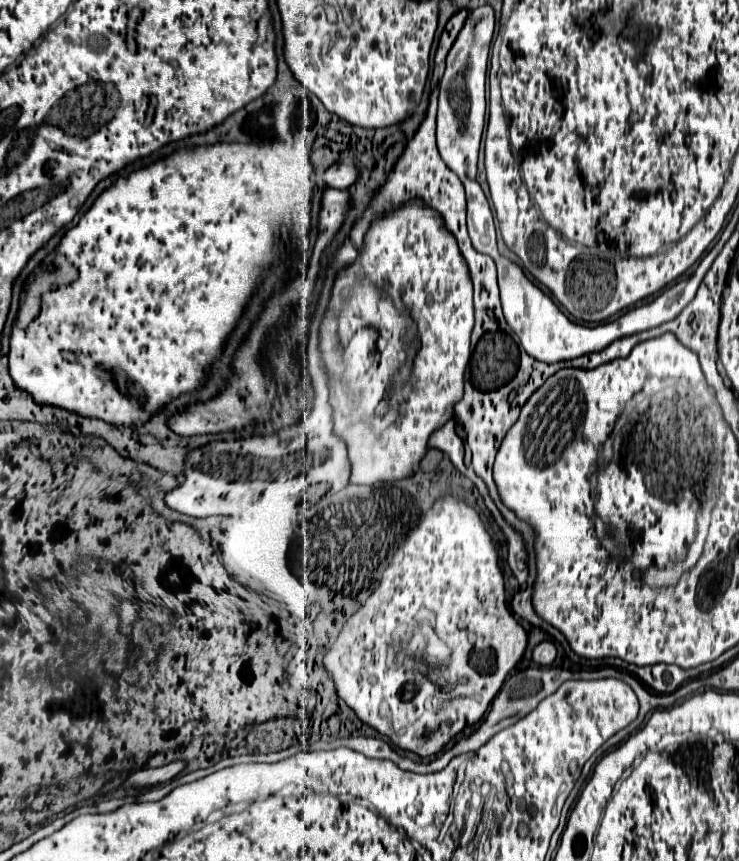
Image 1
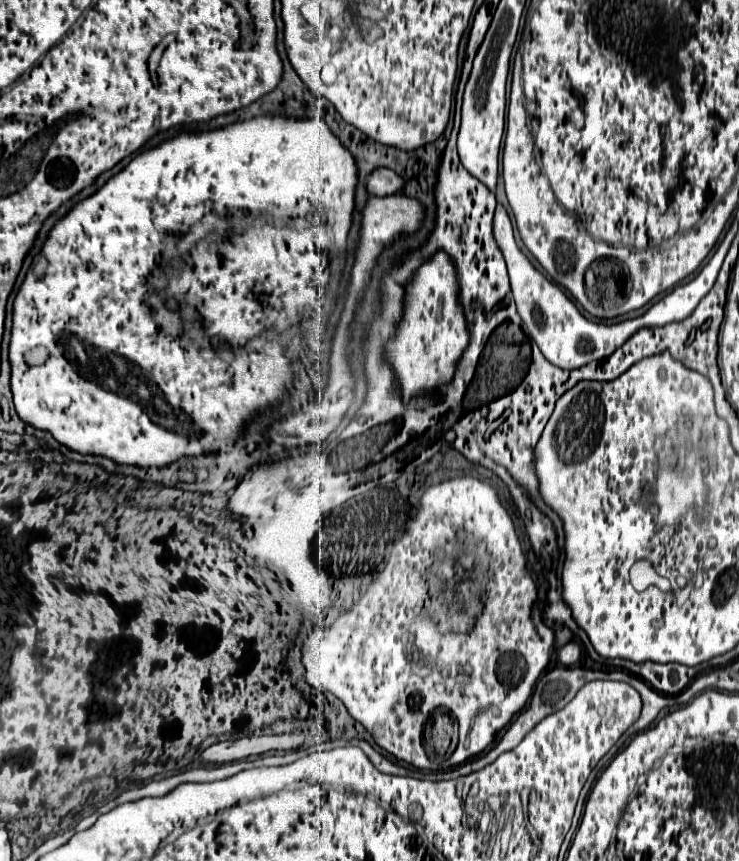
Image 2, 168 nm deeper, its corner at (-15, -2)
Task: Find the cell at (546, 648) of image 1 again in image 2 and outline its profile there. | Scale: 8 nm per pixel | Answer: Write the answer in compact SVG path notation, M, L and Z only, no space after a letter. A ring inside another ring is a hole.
M567 643L567 645L563 645L563 647L559 649L559 653L557 653L557 657L559 657L559 661L561 661L563 665L573 665L573 663L579 659L579 655L581 655L581 649L579 649L577 643Z

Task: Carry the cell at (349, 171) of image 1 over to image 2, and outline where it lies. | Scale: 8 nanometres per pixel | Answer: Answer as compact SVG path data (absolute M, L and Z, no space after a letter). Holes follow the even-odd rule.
M379 167L379 169L373 169L367 177L367 191L371 195L393 195L397 193L401 187L403 187L403 179L391 171L391 169L385 169L385 167Z

